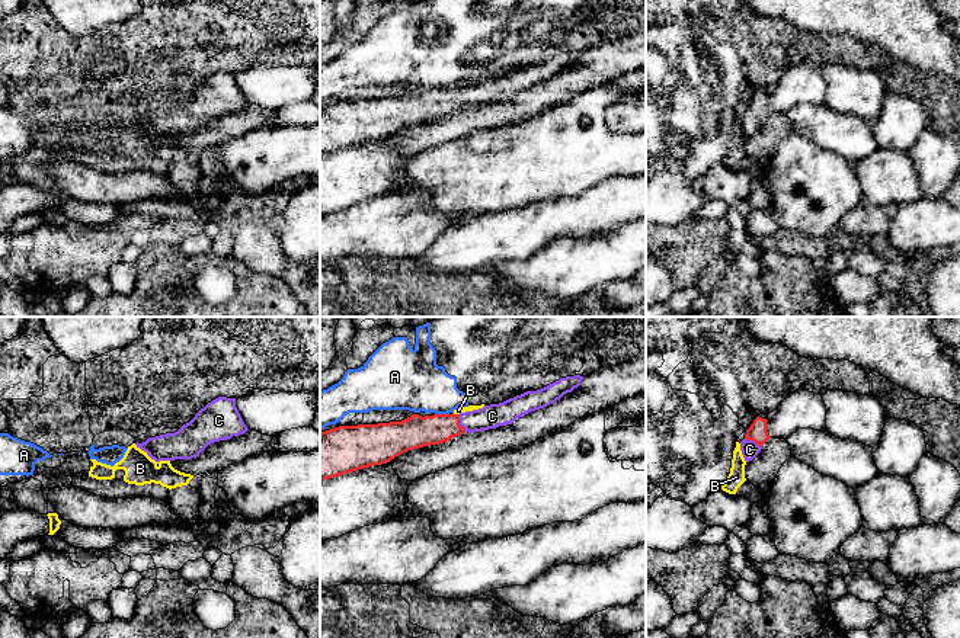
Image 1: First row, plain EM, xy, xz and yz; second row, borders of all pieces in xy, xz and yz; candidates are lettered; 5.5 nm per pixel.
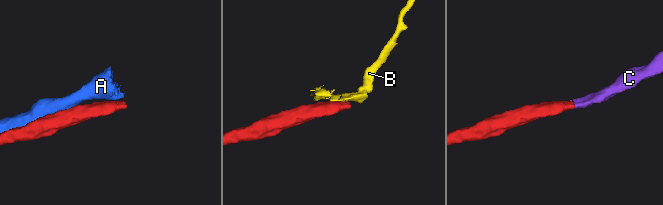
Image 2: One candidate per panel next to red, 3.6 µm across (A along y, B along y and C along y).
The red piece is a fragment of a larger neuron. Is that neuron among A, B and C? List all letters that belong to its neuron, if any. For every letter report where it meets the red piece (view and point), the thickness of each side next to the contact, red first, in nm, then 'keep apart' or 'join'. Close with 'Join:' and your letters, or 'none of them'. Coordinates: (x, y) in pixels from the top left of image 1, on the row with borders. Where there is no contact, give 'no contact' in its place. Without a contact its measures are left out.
A: meets red in xz at (442, 414); 180 nm thick on the red side, 320 nm on the other; keep apart
B: meets red in xz at (456, 414); 180 nm thick on the red side, 40 nm on the other; keep apart
C: meets red in xz at (458, 423); 180 nm thick on the red side, 130 nm on the other; join
Join: C

